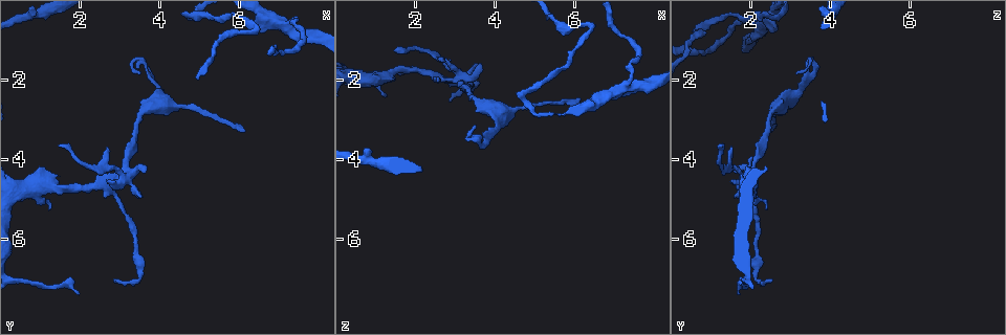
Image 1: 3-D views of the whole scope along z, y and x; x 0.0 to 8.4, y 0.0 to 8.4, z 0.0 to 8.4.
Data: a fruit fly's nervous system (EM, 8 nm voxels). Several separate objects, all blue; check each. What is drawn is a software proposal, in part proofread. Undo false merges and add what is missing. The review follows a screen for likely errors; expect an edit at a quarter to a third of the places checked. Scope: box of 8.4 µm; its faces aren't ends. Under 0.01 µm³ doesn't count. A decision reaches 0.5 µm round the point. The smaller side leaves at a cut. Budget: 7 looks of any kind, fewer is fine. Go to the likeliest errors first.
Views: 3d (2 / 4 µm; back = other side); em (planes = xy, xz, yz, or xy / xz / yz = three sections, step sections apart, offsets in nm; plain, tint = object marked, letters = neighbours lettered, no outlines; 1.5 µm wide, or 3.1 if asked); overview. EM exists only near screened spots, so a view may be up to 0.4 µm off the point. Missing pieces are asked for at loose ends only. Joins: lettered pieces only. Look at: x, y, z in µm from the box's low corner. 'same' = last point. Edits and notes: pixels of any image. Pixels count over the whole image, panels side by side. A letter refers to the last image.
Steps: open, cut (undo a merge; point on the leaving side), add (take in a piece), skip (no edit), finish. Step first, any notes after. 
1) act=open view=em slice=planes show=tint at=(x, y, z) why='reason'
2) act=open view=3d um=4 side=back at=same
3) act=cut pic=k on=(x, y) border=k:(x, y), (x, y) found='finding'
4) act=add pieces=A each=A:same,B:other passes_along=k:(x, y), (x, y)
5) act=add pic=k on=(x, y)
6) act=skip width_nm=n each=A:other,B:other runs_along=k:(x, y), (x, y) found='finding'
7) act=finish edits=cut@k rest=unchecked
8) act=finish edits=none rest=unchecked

act=open view=3d um=4 at=(4.80, 2.75, 2.65) why='thick turns thin'

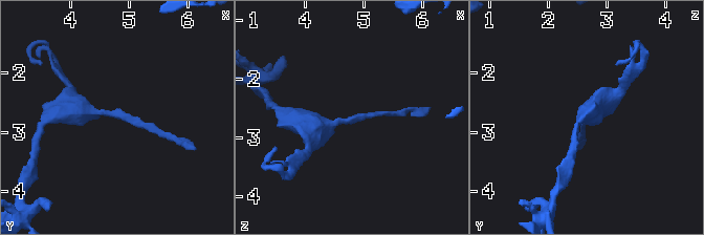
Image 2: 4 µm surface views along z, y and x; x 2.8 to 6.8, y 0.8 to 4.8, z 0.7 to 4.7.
act=open view=em slice=planes show=letters at=(4.80, 2.70, 2.65) why='now the EM'

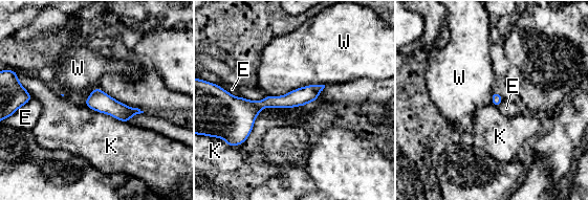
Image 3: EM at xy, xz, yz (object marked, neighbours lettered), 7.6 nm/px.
act=skip longest_contact=W:440nm each=E:other,K:other,W:other runs_along=3:(320, 87), (284, 102), (232, 98) found='one neuron here'

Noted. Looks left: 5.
act=open view=em slice=planes show=tint at=(2.00, 7.40, 1.70) why='an open end'

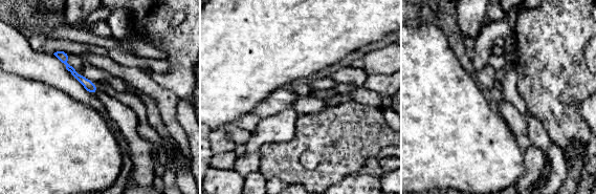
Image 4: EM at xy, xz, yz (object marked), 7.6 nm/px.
act=open view=em slice=planes show=letters at=same

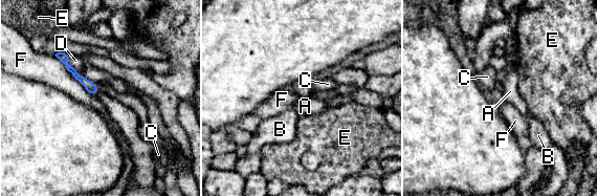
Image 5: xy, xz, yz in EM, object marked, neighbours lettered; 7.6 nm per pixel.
act=skip longest_contact=F:260nm each=A:other,B:other,C:other,D:other,E:other,F:other runs_along=5:(60, 55), (69, 68), (94, 91) found='none of them fits'

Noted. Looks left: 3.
act=open view=em slice=planes show=letters at=(6.30, 0.80, 0.60) why='sharp bend'

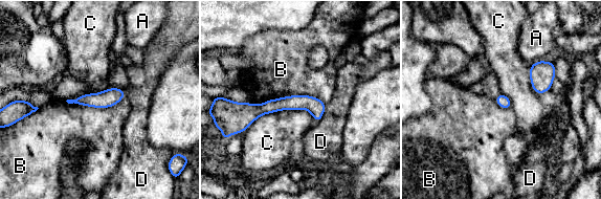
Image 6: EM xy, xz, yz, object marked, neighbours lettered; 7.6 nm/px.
act=skip each=A:other,B:other,C:other,D:other runs_along=6:(238, 106), (323, 106) found='all the same neuron'

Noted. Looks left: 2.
act=finish edits=none rest=unchecked

